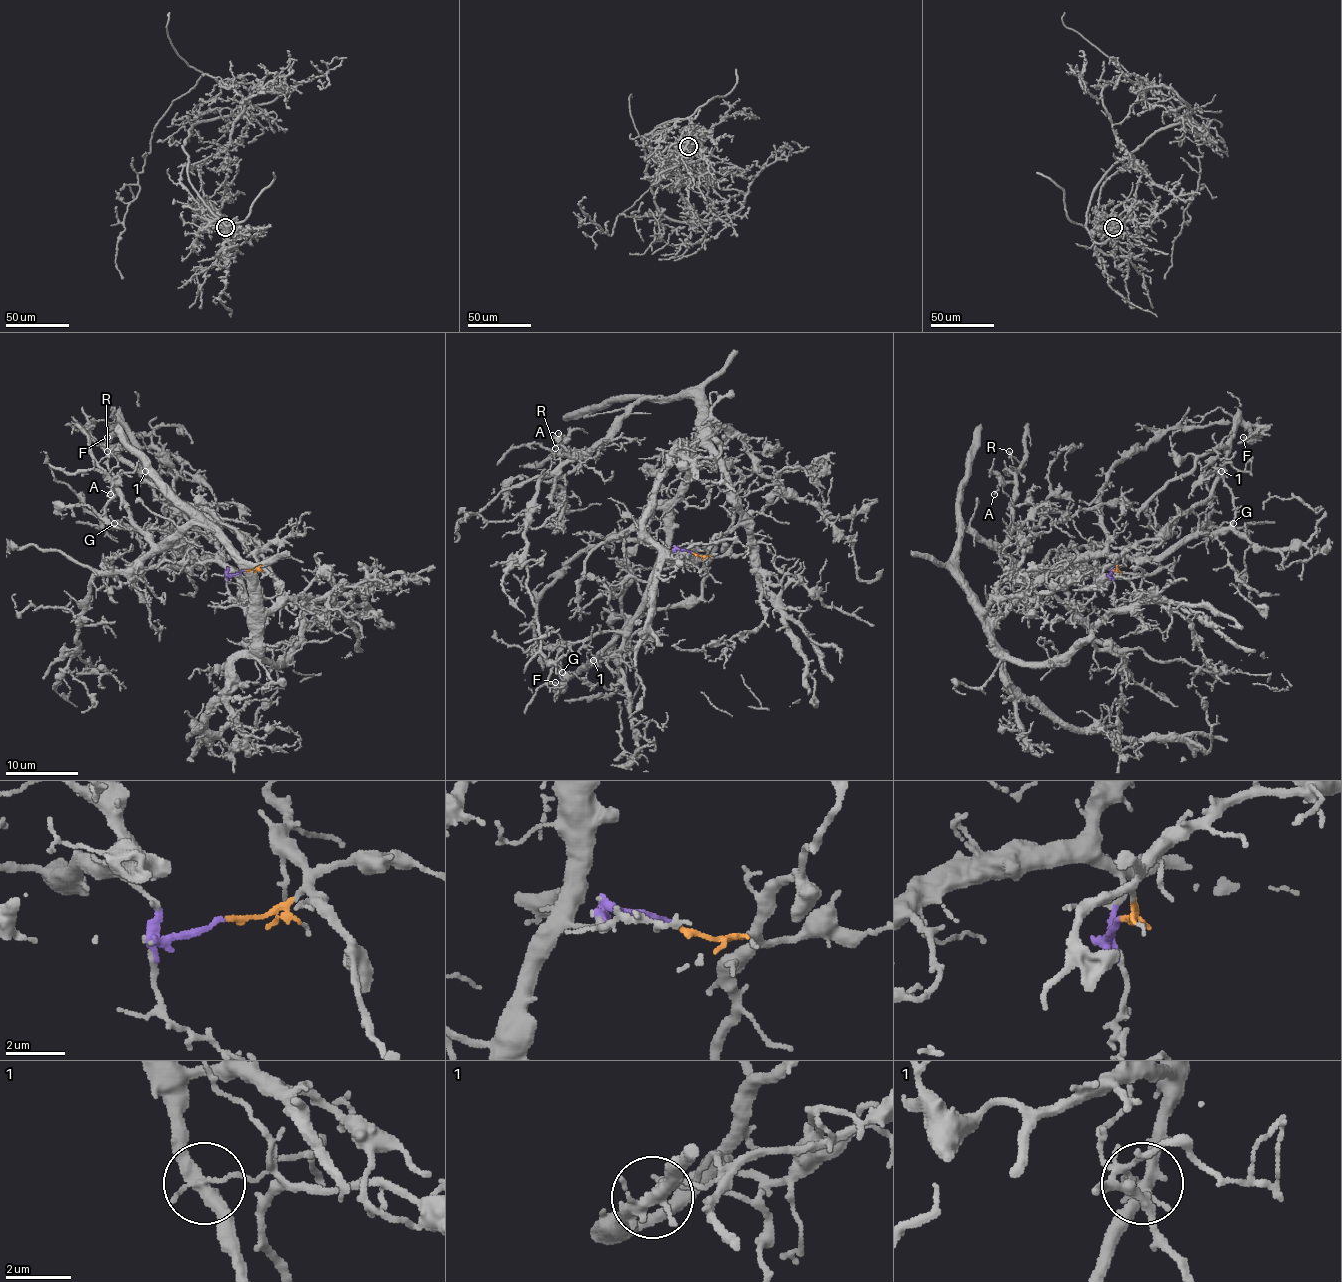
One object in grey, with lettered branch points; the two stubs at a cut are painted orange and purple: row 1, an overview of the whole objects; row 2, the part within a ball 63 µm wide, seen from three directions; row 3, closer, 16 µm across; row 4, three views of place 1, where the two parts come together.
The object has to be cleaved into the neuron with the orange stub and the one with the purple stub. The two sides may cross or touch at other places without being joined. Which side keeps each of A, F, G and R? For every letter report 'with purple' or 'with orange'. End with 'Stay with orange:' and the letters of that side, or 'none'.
A: with purple
F: with orange
G: with purple
R: with purple
Stay with orange: F

